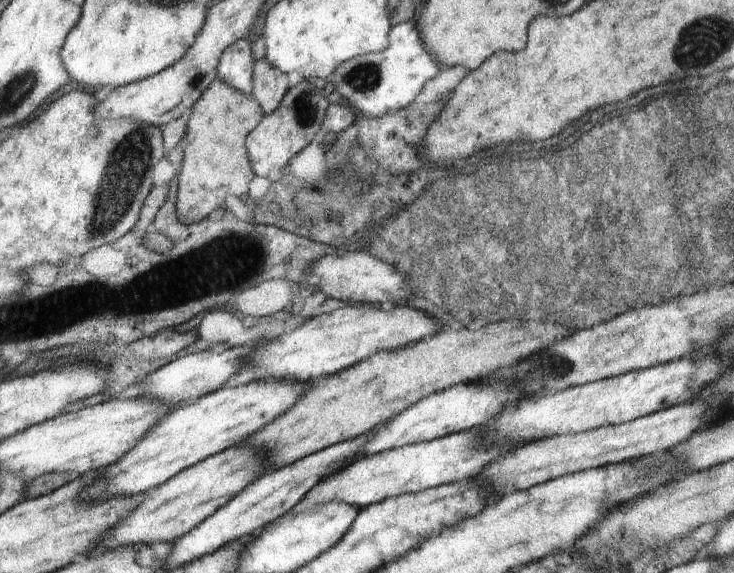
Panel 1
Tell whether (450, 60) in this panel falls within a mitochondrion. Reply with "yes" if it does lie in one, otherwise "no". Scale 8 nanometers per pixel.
no

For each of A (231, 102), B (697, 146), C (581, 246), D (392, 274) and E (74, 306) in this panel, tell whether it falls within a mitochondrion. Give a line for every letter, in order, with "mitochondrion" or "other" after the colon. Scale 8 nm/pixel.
A: other
B: mitochondrion
C: mitochondrion
D: mitochondrion
E: mitochondrion

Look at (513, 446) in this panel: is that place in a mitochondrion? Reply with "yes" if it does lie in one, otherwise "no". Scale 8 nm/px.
no

